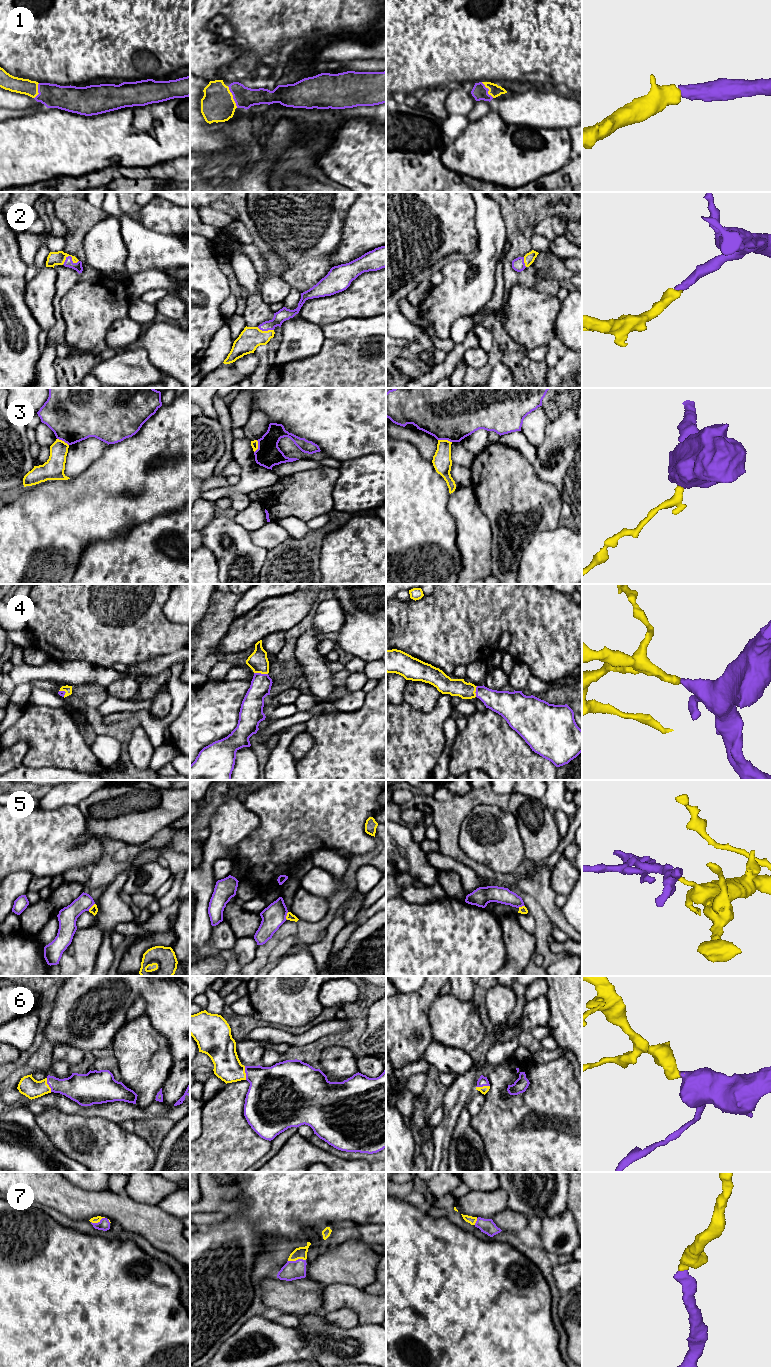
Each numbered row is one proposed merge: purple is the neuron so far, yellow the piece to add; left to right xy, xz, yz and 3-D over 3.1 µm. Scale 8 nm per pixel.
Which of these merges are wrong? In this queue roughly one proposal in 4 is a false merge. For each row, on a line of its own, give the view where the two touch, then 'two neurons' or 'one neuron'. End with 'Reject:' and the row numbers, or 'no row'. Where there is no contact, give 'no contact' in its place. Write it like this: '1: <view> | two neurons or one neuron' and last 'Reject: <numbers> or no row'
1: xz | one neuron
2: xy | one neuron
3: yz | two neurons
4: xz | one neuron
5: xz | two neurons
6: xy | one neuron
7: xz | one neuron
Reject: 3, 5

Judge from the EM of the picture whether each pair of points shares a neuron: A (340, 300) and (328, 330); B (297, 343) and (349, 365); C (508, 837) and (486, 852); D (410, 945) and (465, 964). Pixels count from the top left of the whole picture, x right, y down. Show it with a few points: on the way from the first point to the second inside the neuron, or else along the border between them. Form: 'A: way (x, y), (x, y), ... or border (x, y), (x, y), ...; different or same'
A: border (352, 316), (320, 326); different
B: border (325, 339), (322, 347), (315, 354), (296, 360); different
C: way (503, 841), (491, 847); same
D: way (424, 959), (429, 964), (451, 964); same

